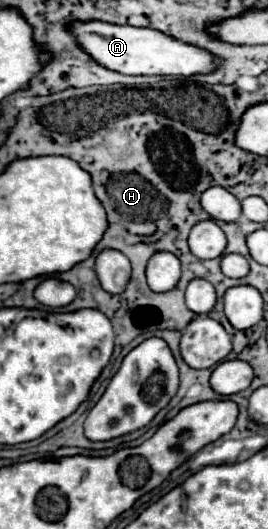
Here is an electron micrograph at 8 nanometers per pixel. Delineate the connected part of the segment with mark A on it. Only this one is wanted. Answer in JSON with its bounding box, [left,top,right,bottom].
[71,20,211,76]

